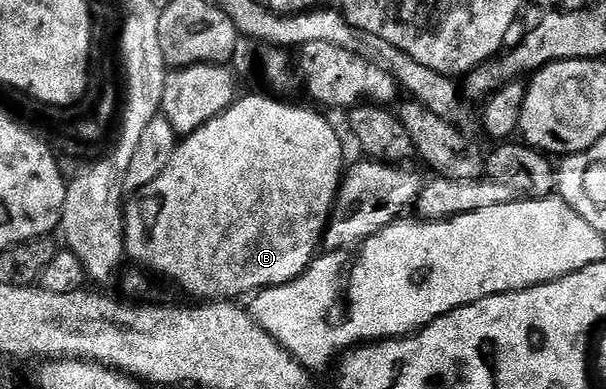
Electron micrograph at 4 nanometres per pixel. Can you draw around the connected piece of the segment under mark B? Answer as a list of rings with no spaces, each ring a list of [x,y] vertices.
[[[247,96],[244,98],[236,99],[235,103],[230,104],[221,114],[217,114],[217,118],[213,118],[209,122],[205,122],[205,126],[198,128],[196,132],[189,133],[188,136],[182,137],[175,145],[175,153],[173,158],[169,158],[169,166],[165,166],[165,170],[161,170],[161,174],[157,174],[157,178],[153,178],[153,182],[149,182],[149,186],[139,189],[126,201],[125,211],[123,214],[123,242],[125,245],[125,252],[128,257],[131,256],[136,260],[139,265],[144,269],[152,268],[159,276],[164,276],[167,280],[172,280],[177,287],[183,292],[188,292],[189,295],[195,296],[191,298],[198,298],[203,302],[227,302],[232,298],[239,298],[235,296],[243,296],[248,294],[254,294],[264,288],[275,288],[278,284],[288,284],[289,281],[297,279],[303,272],[307,271],[307,267],[311,265],[311,261],[315,259],[317,253],[321,248],[321,241],[323,233],[327,231],[327,221],[331,219],[331,207],[335,204],[335,195],[339,192],[339,186],[343,183],[345,175],[345,163],[343,164],[343,144],[339,141],[339,136],[335,133],[335,128],[322,116],[322,111],[311,108],[298,108],[295,104],[286,104],[283,98],[276,98],[271,96]]]

